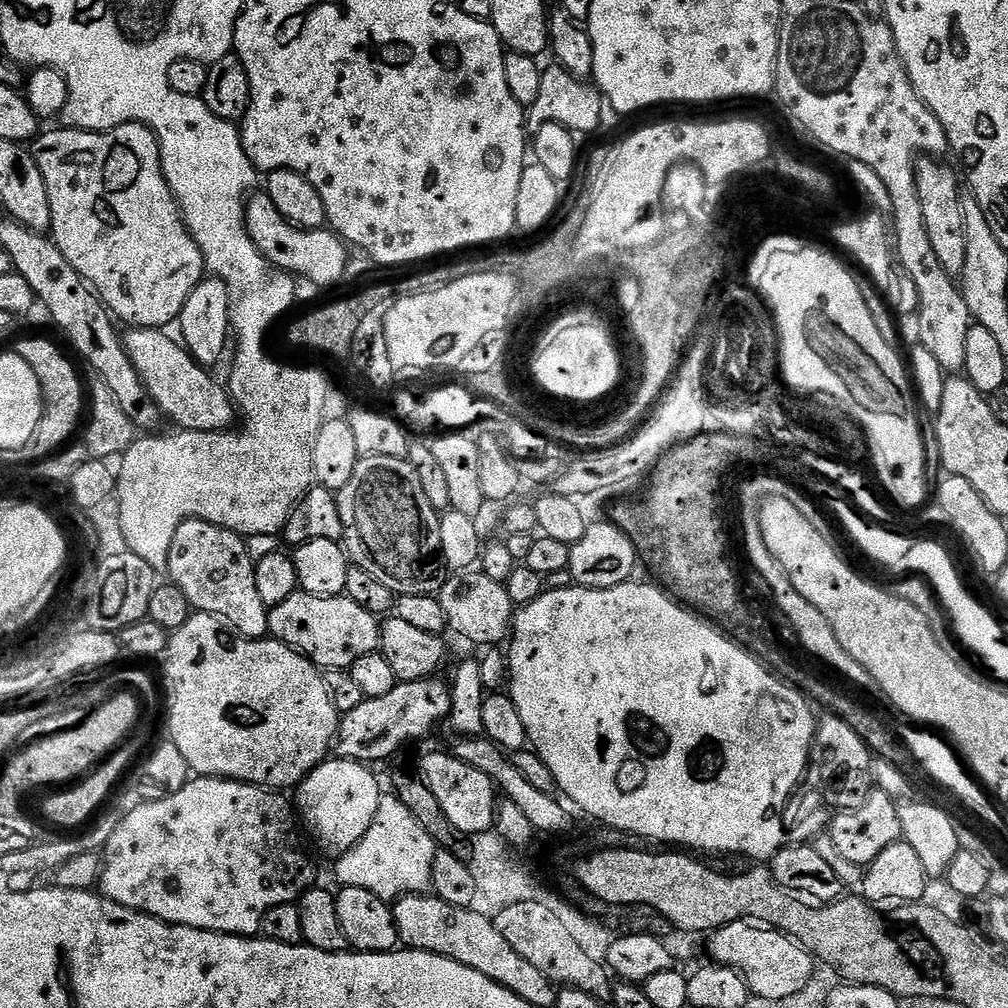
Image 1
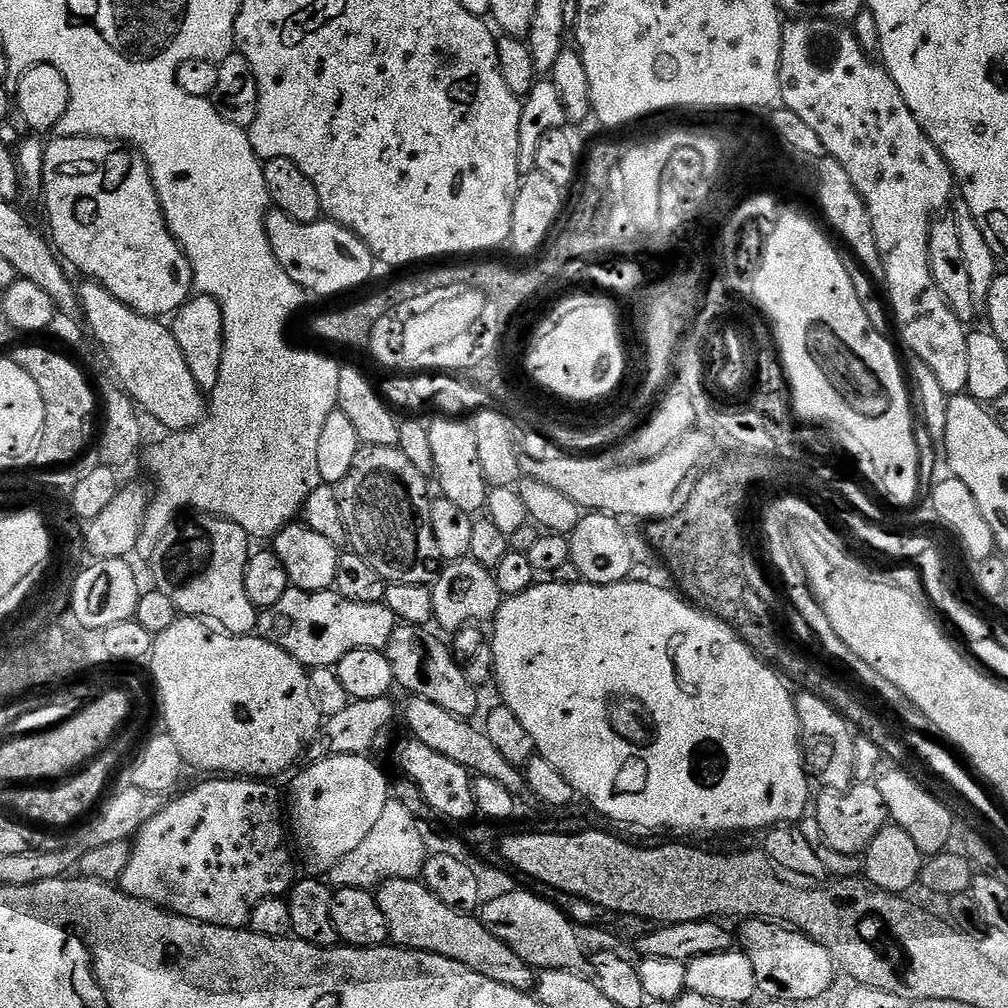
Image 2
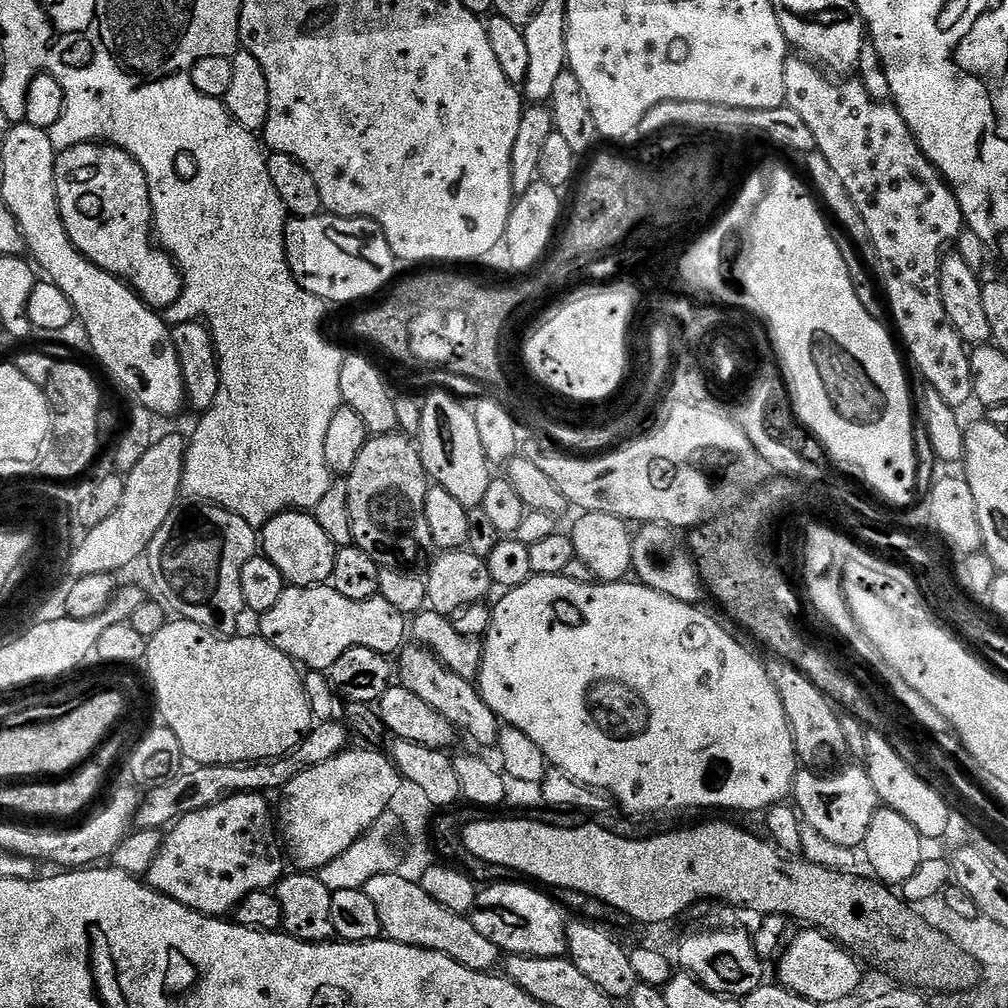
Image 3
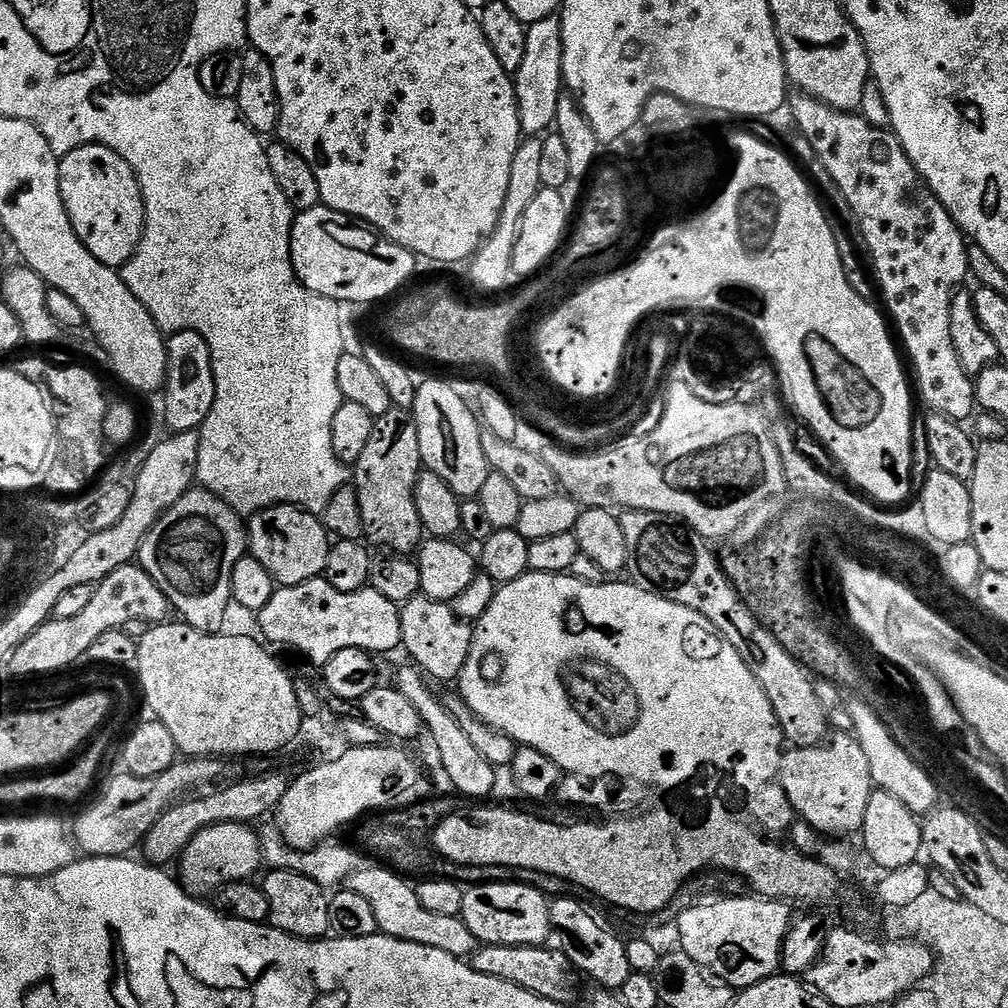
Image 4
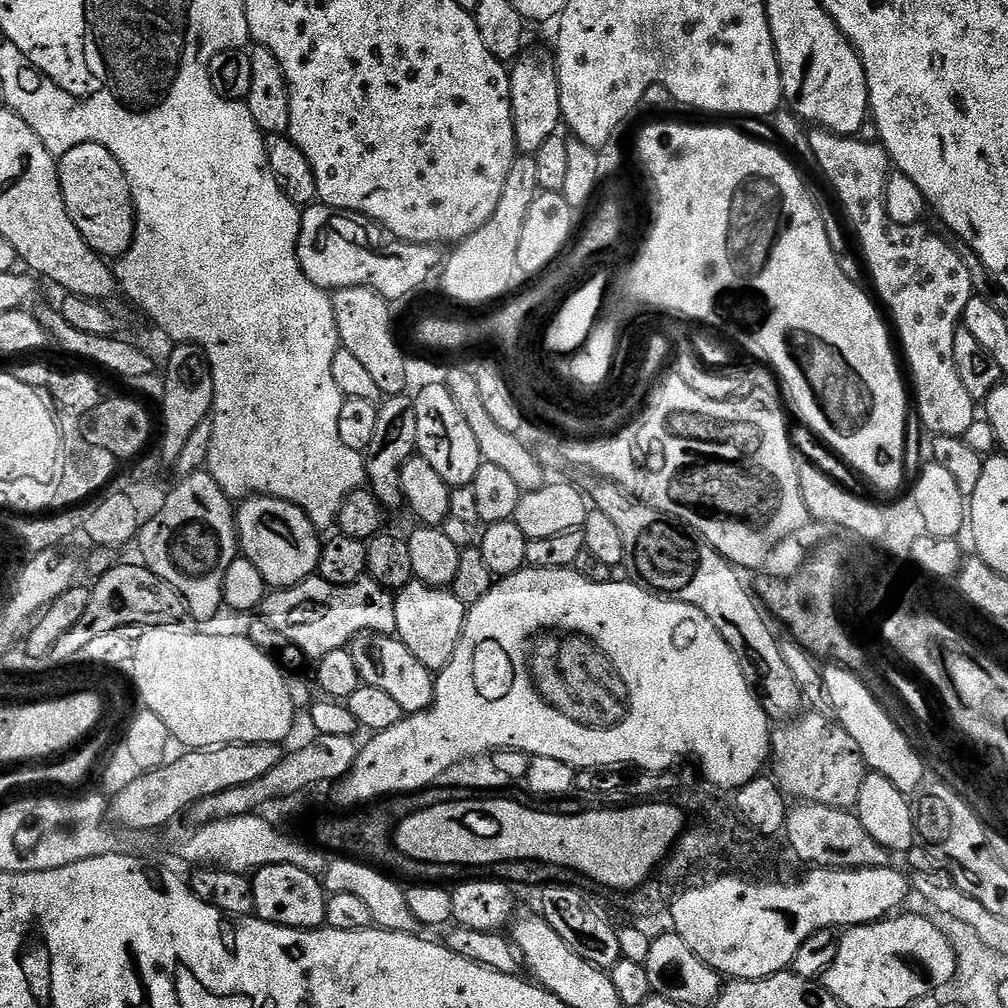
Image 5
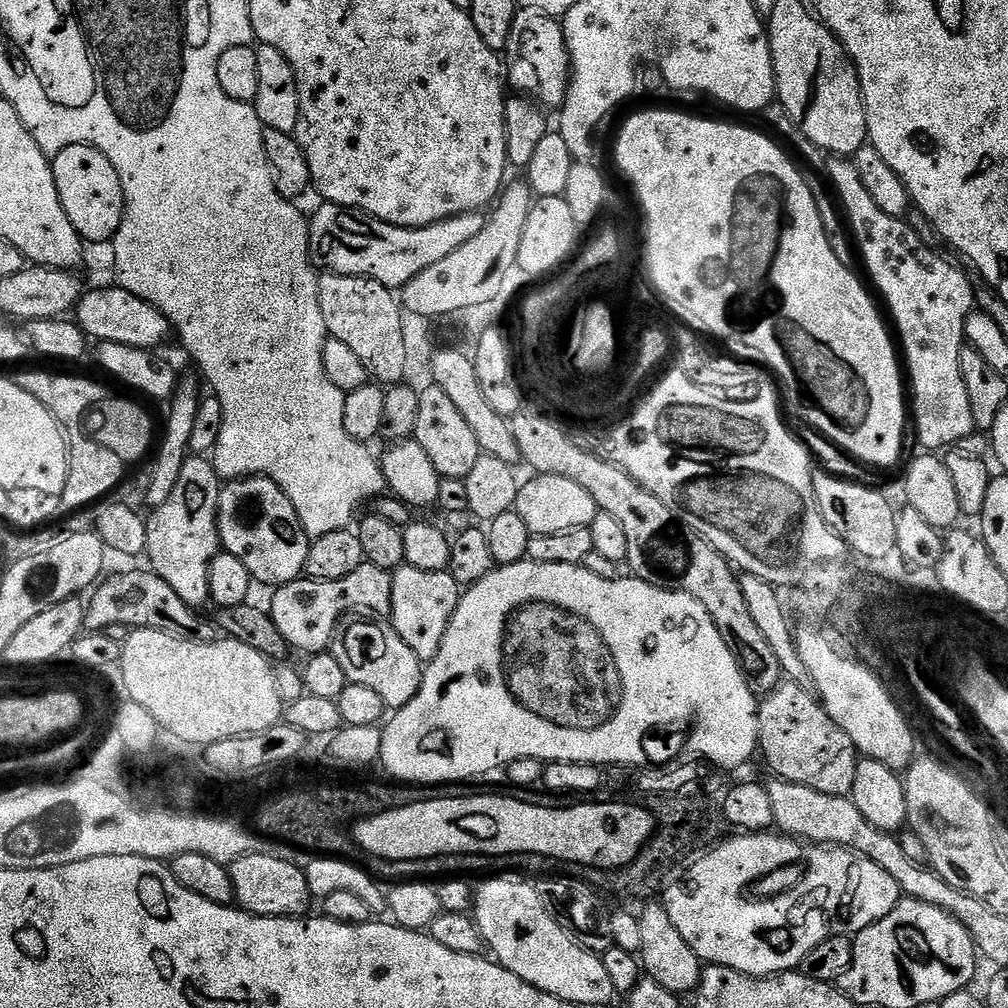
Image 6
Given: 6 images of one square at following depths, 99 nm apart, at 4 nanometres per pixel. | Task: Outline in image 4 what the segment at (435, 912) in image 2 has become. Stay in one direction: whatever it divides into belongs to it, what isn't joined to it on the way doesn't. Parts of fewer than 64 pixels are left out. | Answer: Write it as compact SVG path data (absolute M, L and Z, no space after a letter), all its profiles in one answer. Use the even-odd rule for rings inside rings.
M362 866L346 881L347 891L358 894L374 910L374 919L378 921L380 932L406 942L414 942L418 946L430 946L434 950L442 950L451 956L471 957L478 947L476 936L466 926L460 916L450 914L434 914L426 910L422 902L418 902L415 887L401 873L392 871L387 866Z

